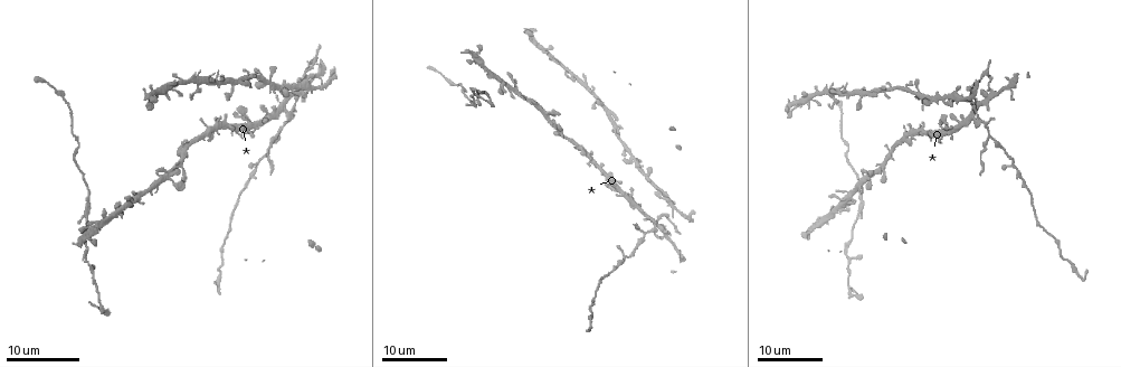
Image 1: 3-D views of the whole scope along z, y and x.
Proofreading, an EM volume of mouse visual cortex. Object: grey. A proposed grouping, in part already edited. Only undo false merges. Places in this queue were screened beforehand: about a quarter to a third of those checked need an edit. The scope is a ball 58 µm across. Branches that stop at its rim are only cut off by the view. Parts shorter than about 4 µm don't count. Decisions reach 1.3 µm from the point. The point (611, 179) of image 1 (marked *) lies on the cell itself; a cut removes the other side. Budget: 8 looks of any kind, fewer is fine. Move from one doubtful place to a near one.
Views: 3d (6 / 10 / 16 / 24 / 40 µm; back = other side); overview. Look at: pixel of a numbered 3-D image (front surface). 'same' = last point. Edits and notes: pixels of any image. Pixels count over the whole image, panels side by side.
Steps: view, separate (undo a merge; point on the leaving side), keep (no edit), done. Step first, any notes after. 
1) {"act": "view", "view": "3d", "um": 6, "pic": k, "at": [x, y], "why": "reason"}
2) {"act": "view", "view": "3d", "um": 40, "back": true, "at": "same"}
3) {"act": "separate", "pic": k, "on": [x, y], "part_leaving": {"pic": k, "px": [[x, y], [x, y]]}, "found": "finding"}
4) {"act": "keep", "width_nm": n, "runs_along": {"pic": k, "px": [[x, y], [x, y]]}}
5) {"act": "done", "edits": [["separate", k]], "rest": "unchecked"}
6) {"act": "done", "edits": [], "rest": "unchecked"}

{"act": "view", "view": "3d", "um": 24, "pic": 1, "at": [172, 180]}

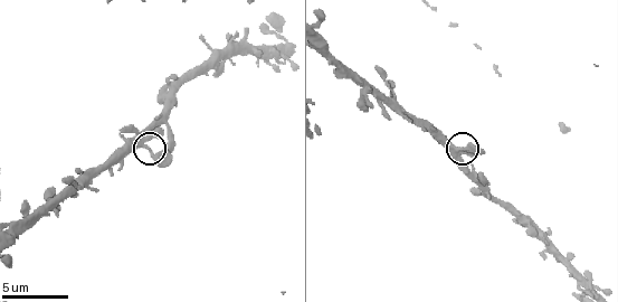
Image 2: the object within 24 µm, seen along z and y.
{"act": "view", "view": "3d", "um": 10, "pic": 2, "at": [147, 147]}

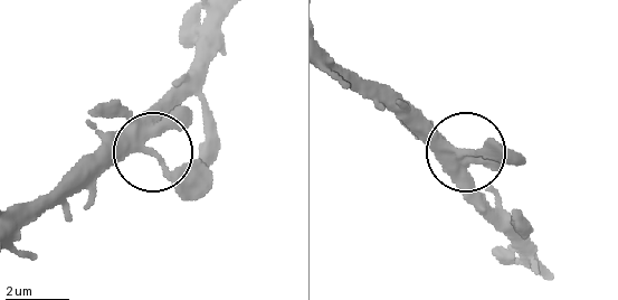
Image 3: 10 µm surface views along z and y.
{"act": "keep", "runs_along": {"pic": 3, "px": [[226, 17], [148, 151], [113, 161], [92, 199]]}, "found": "all the same cell"}

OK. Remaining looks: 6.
{"act": "view", "view": "3d", "um": 24, "pic": 1, "at": [858, 212], "why": "two arms in line, one across"}

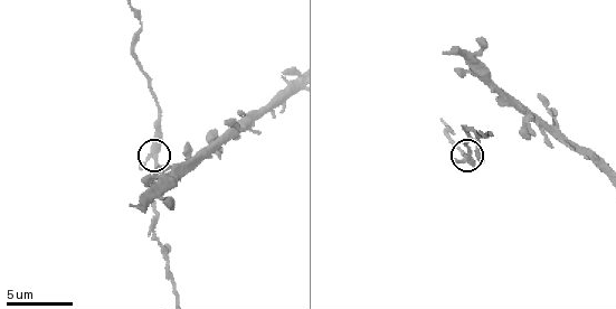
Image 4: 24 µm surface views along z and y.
{"act": "view", "view": "3d", "um": 6, "pic": 4, "at": [467, 155]}

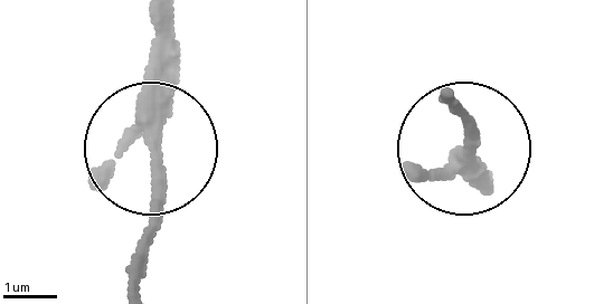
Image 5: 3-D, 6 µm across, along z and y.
{"act": "keep", "found": "one cell here"}

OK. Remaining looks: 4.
{"act": "view", "view": "3d", "um": 16, "pic": 1, "at": [987, 138], "why": "three-way junction"}

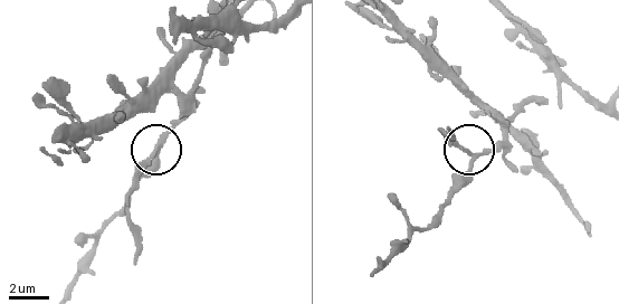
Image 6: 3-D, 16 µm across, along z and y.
{"act": "view", "view": "3d", "um": 6, "pic": 6, "at": [159, 146]}

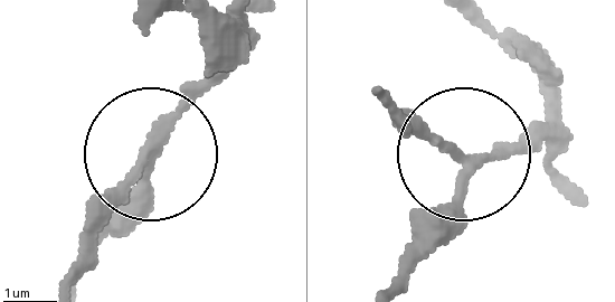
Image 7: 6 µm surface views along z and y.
{"act": "separate", "pic": 7, "on": [100, 203], "width_nm": 180, "found": "two cells meet here"}

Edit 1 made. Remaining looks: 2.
{"act": "done", "edits": [["separate", 7]], "rest": "unchecked"}

